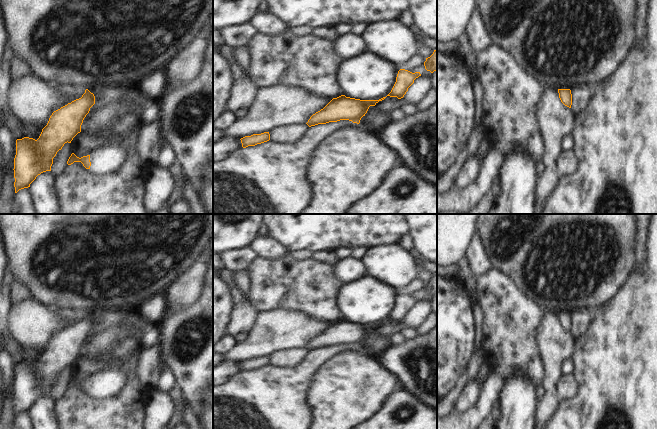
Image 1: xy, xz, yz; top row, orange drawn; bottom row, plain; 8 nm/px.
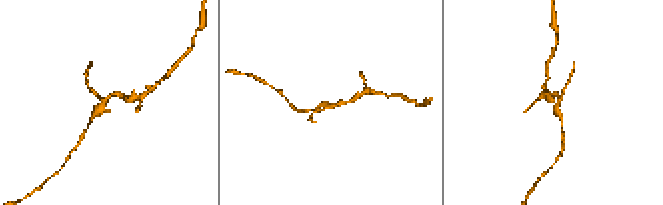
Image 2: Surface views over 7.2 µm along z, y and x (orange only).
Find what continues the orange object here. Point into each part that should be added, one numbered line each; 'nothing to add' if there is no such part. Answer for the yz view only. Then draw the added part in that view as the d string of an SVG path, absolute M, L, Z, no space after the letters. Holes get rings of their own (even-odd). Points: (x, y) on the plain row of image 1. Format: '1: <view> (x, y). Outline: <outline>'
nothing to add.

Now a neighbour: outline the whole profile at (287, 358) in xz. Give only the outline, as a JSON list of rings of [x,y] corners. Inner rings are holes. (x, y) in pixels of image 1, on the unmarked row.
[[[287,348],[278,350],[269,355],[270,364],[283,368],[293,368],[298,365],[309,352],[307,348]]]

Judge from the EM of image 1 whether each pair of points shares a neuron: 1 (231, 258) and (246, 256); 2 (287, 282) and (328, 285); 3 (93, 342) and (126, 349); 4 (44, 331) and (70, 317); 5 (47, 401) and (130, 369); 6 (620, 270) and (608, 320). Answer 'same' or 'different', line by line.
1: same
2: same
3: different
4: different
5: different
6: different

